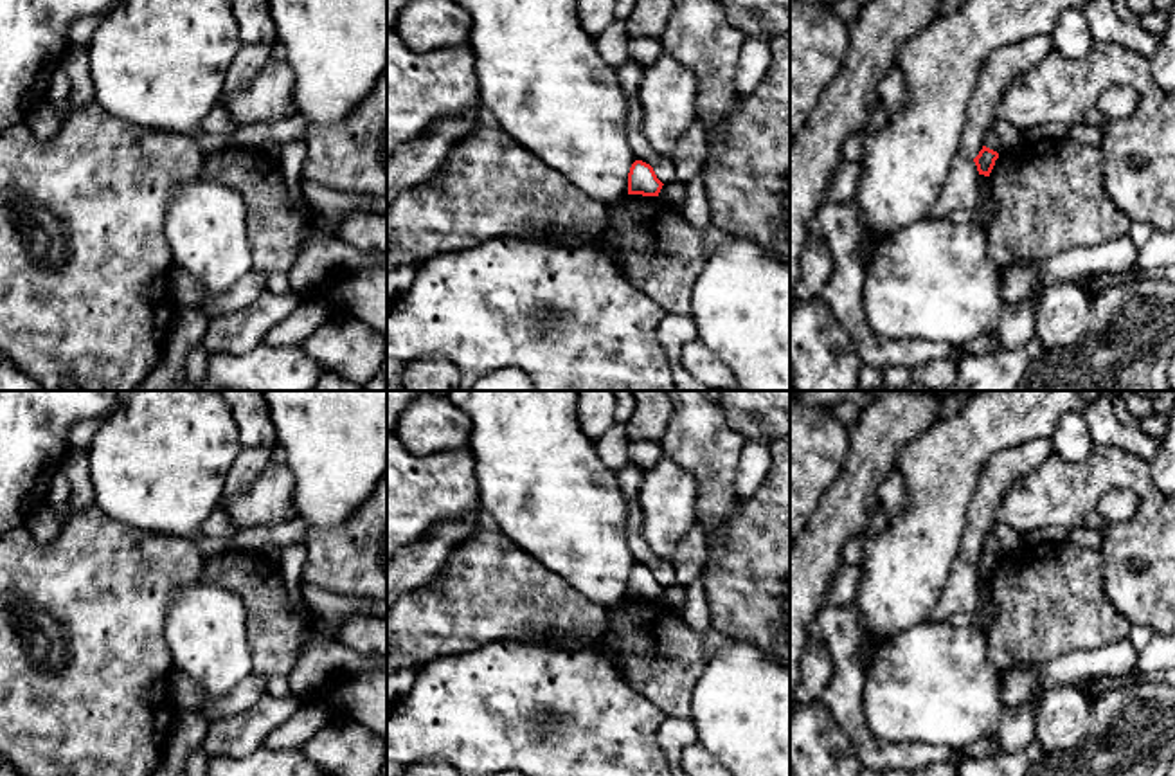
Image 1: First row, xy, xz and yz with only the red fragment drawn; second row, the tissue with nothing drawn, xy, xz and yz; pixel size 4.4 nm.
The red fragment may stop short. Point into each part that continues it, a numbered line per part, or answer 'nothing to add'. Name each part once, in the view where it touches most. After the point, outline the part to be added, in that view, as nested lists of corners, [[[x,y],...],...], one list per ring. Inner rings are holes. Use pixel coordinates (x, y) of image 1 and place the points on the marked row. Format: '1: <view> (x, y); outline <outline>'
nothing to add

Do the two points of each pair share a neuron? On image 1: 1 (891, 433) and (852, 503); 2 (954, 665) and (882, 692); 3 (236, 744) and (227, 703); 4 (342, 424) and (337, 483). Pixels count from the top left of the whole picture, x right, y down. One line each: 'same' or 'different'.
1: same
2: same
3: different
4: same

